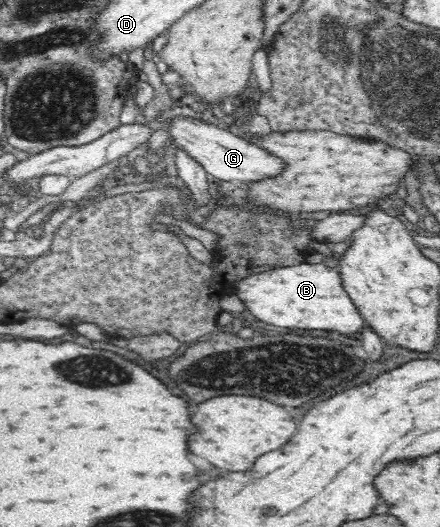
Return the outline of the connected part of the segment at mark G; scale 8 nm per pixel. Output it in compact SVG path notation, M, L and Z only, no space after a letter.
M182 111L171 120L169 128L171 139L181 149L195 157L197 162L203 164L207 174L219 180L241 180L241 182L263 182L275 176L281 176L287 168L287 162L283 158L277 158L275 154L267 152L265 147L249 141L248 135L236 135L230 130L201 122L200 118L187 111Z

